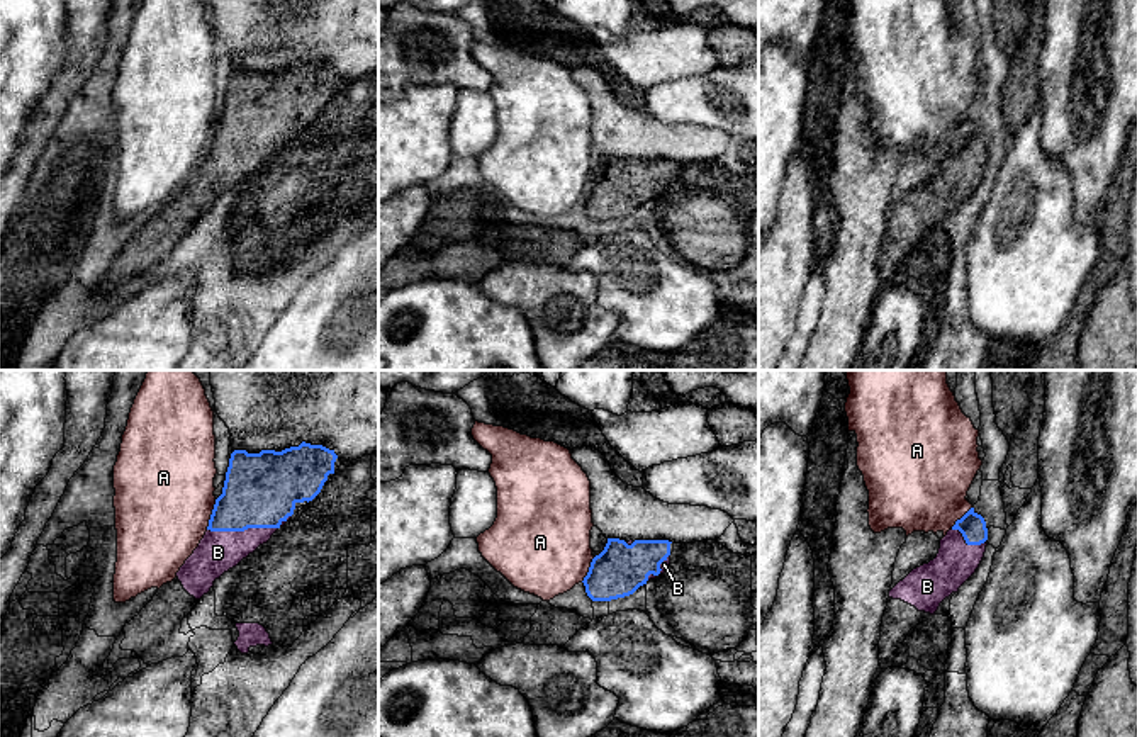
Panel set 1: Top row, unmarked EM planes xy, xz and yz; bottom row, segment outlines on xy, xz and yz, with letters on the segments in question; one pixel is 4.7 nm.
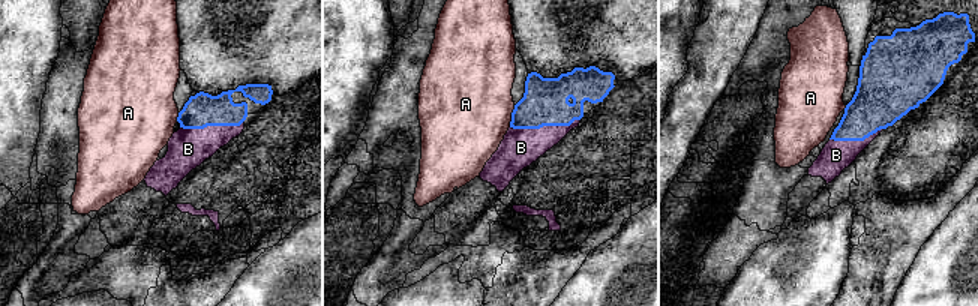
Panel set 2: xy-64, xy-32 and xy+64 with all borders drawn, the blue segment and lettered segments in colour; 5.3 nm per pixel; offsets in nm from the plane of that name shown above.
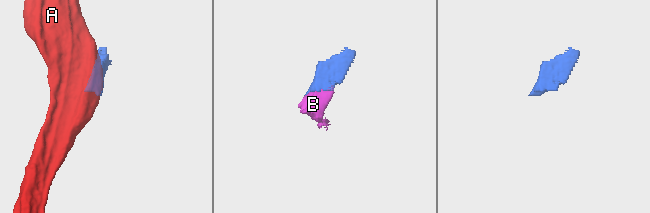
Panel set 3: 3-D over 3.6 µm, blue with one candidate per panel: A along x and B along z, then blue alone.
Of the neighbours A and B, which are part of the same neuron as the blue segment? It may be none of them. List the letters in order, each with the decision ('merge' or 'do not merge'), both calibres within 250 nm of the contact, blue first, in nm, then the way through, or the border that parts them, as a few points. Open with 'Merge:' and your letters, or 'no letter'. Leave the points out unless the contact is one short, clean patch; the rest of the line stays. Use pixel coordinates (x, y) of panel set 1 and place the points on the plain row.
Merge: B
A: do not merge; 340 nm thick on the blue side, 460 nm on the other; border along xy (216, 119), (206, 148)
B: merge; 360 nm thick on the blue side, 200 nm on the other

